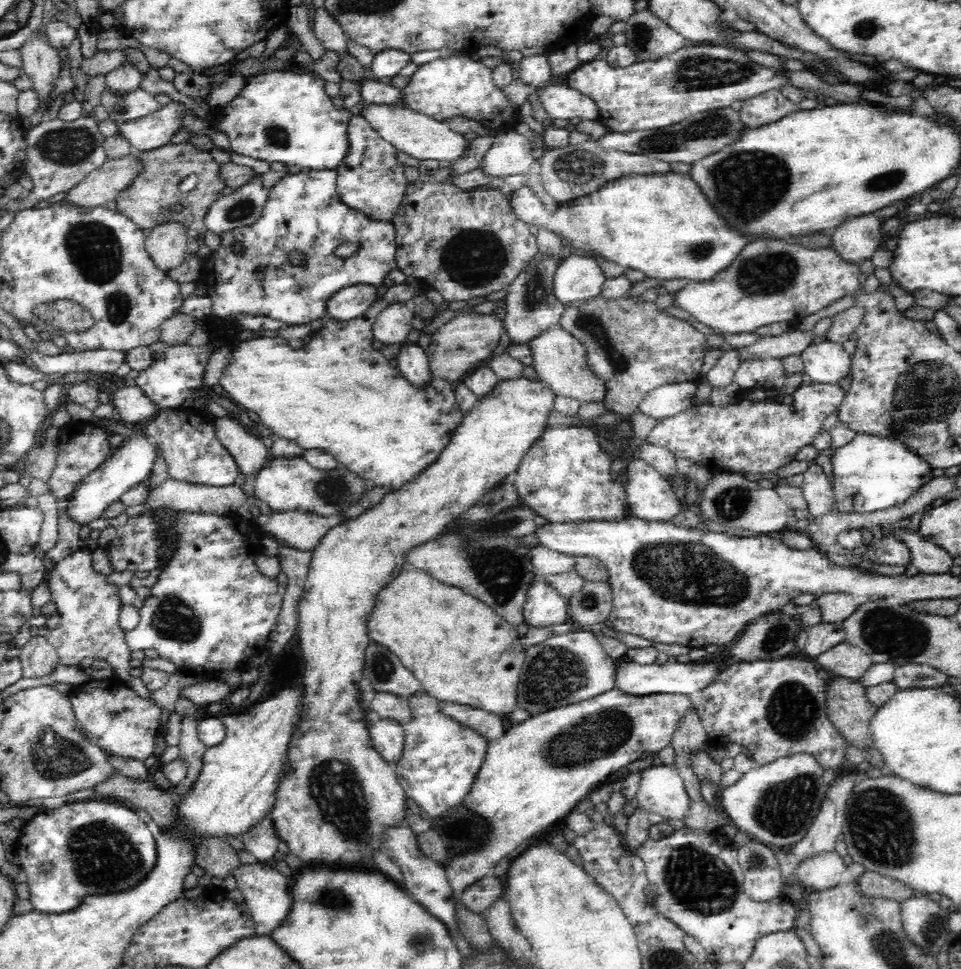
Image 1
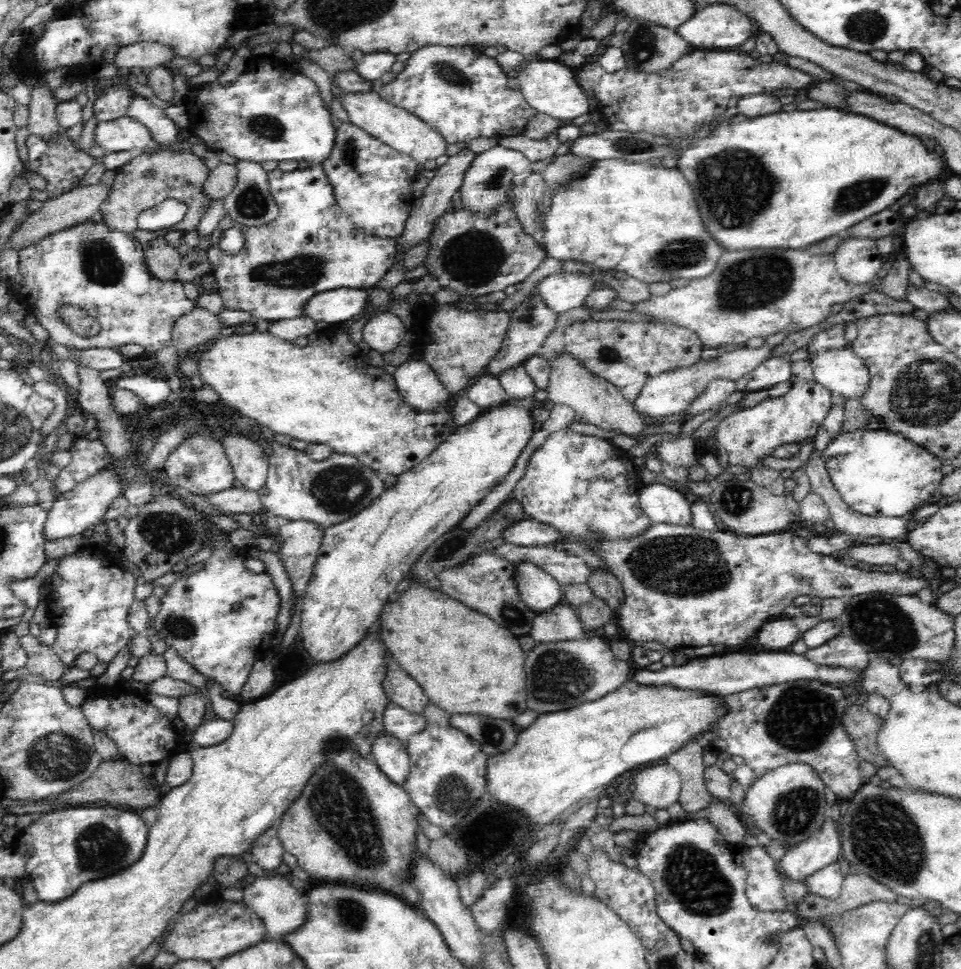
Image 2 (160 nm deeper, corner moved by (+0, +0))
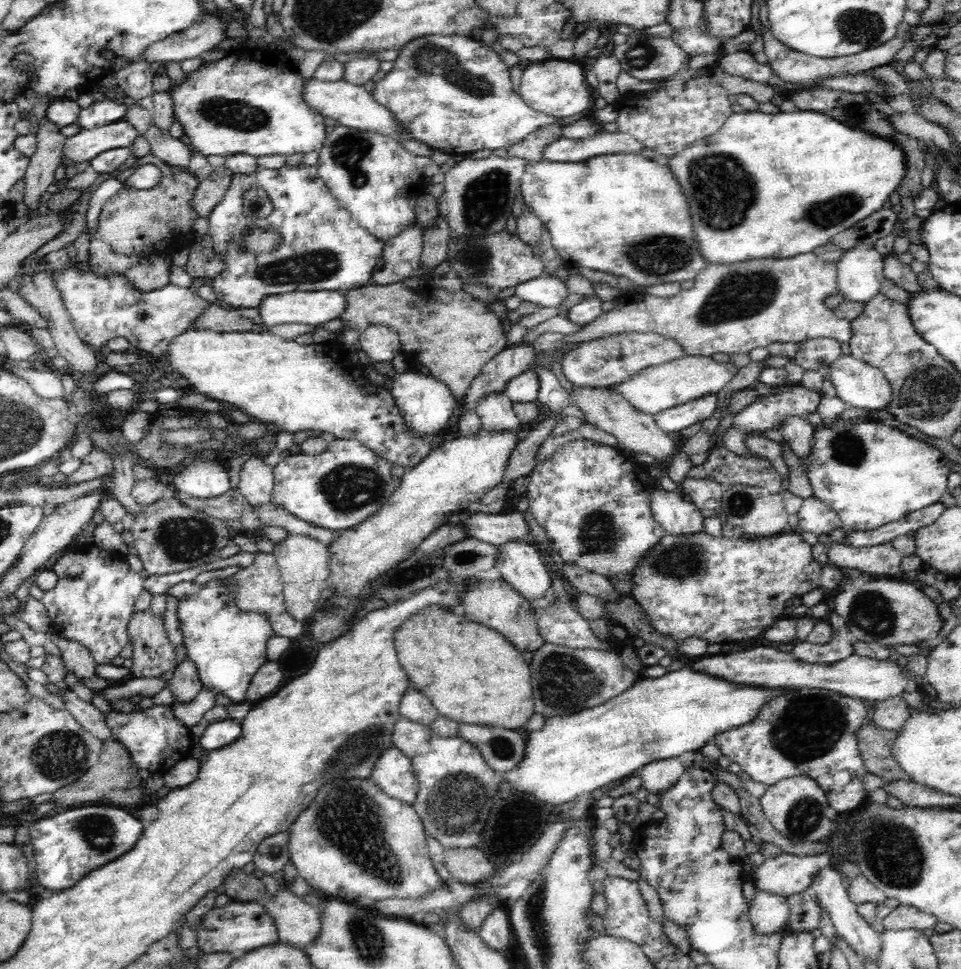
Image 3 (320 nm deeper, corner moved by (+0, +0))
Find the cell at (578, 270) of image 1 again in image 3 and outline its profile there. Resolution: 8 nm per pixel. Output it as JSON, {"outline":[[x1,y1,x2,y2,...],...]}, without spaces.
{"outline":[[548,274,515,286,515,295,526,302,544,308,556,308,562,313,567,308,569,292,564,281]]}

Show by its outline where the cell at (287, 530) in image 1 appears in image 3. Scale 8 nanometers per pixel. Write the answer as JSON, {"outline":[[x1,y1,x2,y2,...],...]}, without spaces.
{"outline":[[288,533,286,538,275,544,273,548,272,553,283,580,286,612,299,622,309,621,315,606,319,605,319,600,325,593,325,581,329,573,327,558,330,557,327,546,316,537,306,536,305,533]]}

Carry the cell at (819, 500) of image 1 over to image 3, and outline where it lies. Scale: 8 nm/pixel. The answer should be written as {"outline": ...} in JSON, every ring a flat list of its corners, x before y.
{"outline":[[814,496,803,500,797,515,799,516,798,528,802,532,812,532,818,537,822,534,829,535,832,530,842,525,838,514,824,504,824,501]]}

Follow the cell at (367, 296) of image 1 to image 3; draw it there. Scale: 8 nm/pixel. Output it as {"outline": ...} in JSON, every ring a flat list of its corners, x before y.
{"outline":[[294,291,266,298,259,313,266,328,276,324,320,326,340,318,346,307,346,291]]}

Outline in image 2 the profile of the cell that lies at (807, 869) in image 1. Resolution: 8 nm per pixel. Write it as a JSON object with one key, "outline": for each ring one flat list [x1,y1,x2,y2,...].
{"outline":[[837,861,835,864,816,870,806,878,805,882,810,888,810,894,833,900,841,896,844,880,845,876,842,875,840,864]]}

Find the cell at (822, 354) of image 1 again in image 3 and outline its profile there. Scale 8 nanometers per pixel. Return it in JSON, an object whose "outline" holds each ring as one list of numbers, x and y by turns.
{"outline":[[836,357,822,373,830,376,837,398,848,407,885,410,892,400,891,385,883,373,857,357]]}

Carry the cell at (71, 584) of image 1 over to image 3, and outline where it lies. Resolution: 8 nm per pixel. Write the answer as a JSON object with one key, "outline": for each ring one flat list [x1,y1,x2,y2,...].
{"outline":[[96,544,87,545,80,552,66,553,51,568,58,576,54,588,44,591,34,583,30,585,29,596,45,606,54,632,88,648,98,665,110,663,129,644,128,624,135,613,136,598,144,590,145,573,133,570,124,556,102,550]]}

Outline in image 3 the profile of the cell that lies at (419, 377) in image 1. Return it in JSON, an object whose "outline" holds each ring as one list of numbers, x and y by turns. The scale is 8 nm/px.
{"outline":[[402,372,402,374,396,374,392,380,394,380,394,386,392,386,391,395,410,429,421,436,422,434,434,436,446,428,454,414,457,401,446,384,438,381,436,377,424,376,418,372]]}

